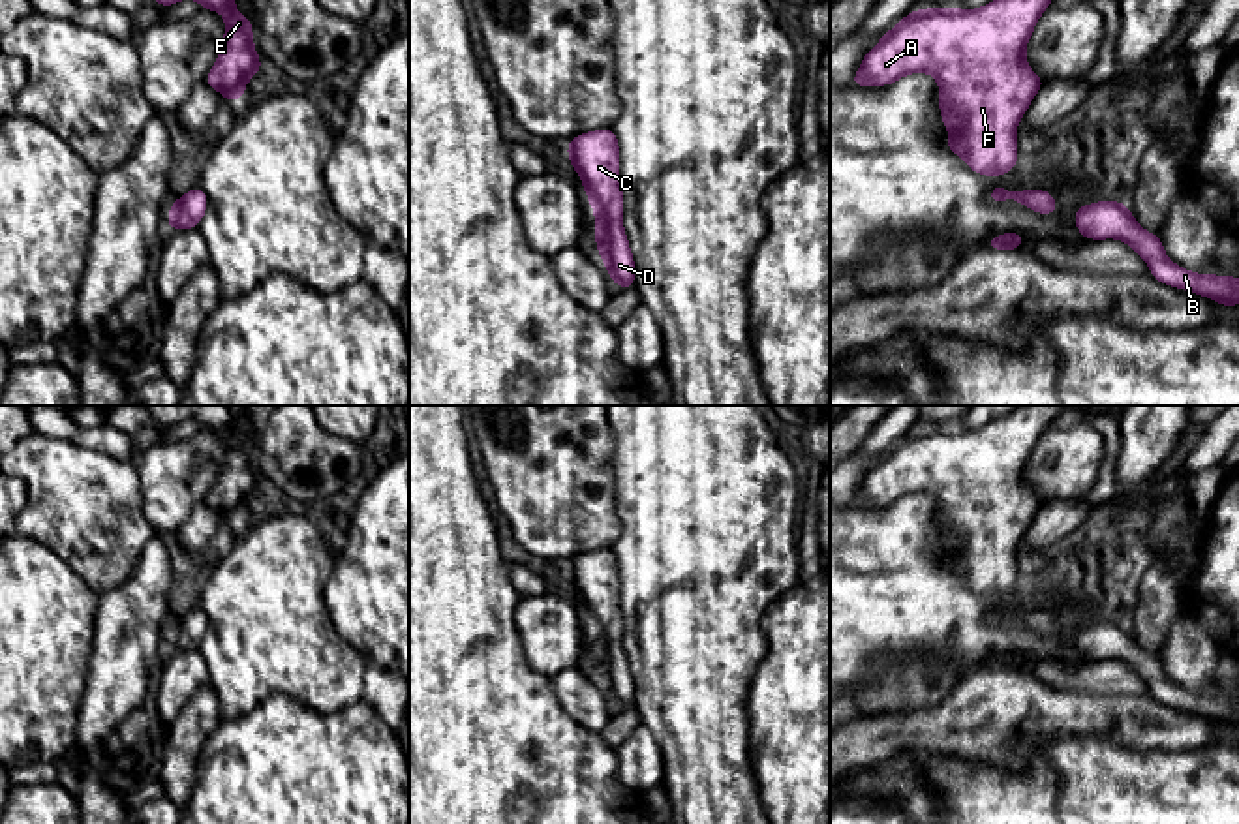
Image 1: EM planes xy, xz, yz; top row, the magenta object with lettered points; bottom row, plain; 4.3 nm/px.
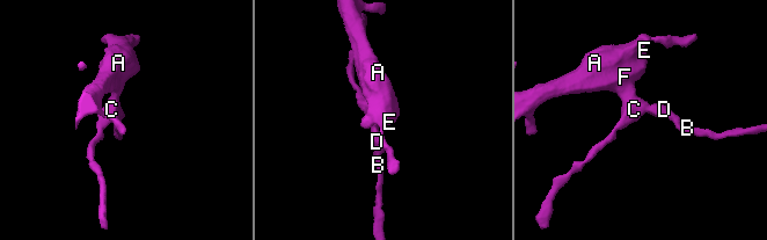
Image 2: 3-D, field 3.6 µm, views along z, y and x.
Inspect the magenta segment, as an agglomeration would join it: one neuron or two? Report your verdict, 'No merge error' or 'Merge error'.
No merge error

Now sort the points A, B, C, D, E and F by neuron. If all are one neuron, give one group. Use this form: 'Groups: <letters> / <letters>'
Groups: A B C D E F

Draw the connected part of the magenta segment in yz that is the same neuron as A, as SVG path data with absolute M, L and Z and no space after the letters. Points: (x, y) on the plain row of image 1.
M1019 405L1008 417L987 422L978 430L925 428L905 435L879 464L864 475L852 507L888 507L909 494L931 494L939 505L941 541L948 548L946 569L959 574L969 589L984 597L999 597L1017 587L1016 552L1027 527L1046 503L1025 479L1025 467L1036 449L1036 441L1063 405Z

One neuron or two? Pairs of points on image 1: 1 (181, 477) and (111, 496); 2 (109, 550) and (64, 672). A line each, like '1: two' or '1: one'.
1: two
2: two

